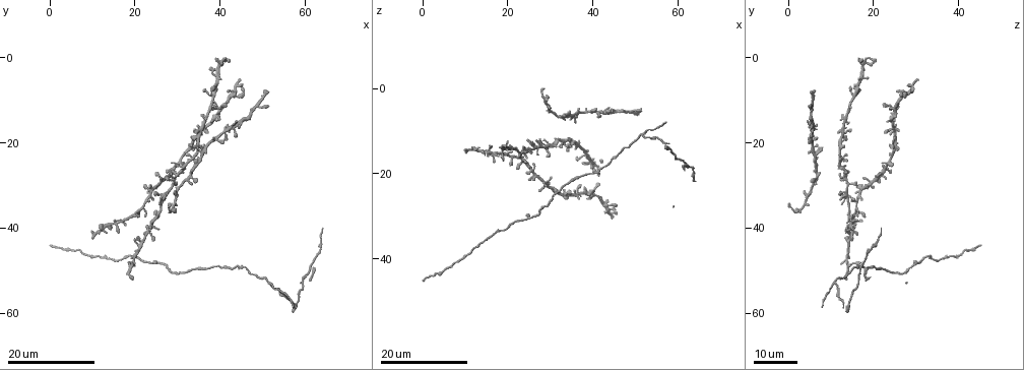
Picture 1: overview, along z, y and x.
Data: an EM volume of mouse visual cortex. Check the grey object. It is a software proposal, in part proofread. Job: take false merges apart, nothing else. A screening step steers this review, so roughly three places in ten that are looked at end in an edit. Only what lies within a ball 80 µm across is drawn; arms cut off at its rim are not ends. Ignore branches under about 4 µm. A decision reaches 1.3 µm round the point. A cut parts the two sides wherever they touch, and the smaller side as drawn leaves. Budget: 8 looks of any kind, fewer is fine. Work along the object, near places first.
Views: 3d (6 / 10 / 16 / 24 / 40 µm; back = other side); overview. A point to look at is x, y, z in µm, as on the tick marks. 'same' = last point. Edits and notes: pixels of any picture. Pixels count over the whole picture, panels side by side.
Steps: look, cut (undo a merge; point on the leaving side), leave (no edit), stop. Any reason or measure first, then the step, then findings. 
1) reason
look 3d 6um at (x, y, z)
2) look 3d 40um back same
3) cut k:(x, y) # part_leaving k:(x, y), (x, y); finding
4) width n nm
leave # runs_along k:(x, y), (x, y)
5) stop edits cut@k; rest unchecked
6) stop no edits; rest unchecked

looks like a crossing
look 3d 16um at (36.0, 23.0, 6.0)

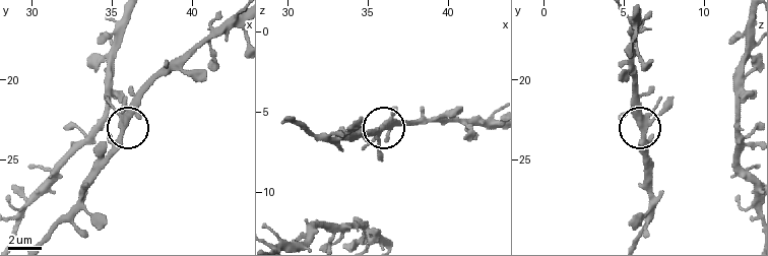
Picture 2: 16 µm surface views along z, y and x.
closer look
look 3d 6um at (36.0, 22.6, 5.9)

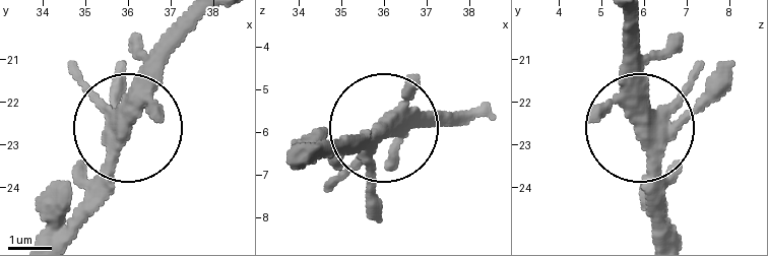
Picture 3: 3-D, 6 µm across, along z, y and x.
leave # all the same cell

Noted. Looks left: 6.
three-way junction
look 3d 24um at (28.0, 36.0, 2.0)

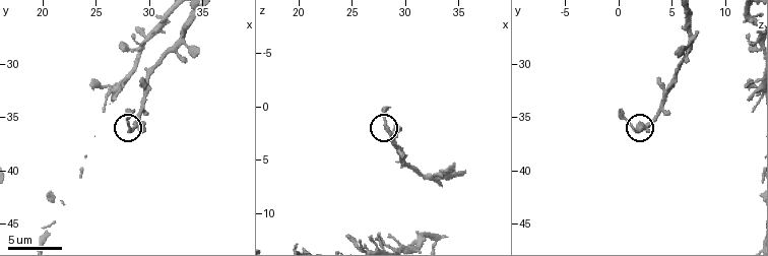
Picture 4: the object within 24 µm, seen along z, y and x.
look 3d 10um same

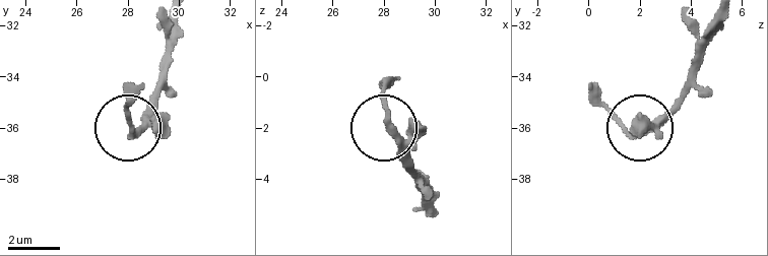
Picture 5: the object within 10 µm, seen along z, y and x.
width 280 nm
leave # runs_along 5:(176, 21), (155, 107), (132, 131), (132, 97); all the same cell

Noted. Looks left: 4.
four or more arms meet
look 3d 24um at (23.0, 41.0, 15.5)

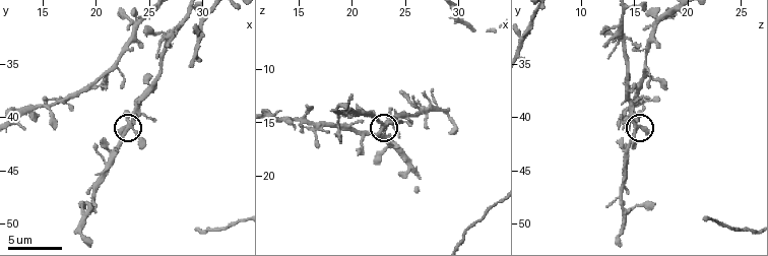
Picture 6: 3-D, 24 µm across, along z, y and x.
look 3d 6um at (23.2, 41.0, 15.0)

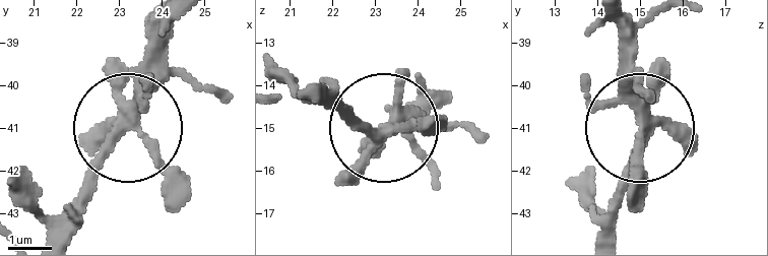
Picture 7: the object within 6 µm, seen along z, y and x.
width 280 nm
leave # one cell here

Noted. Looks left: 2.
four arms meet
look 3d 10um at (16.4, 38.6, 15.4)

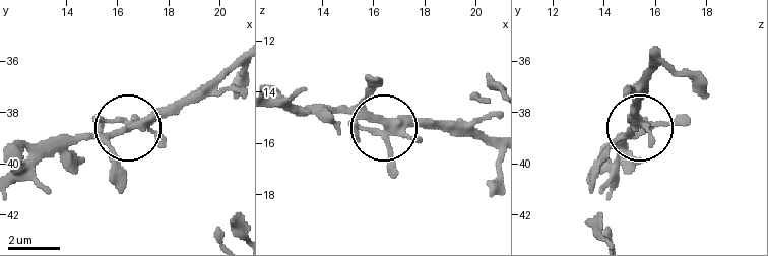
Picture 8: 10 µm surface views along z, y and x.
width 290 nm
leave # all the same cell

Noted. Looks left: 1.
stop no edits; rest unchecked

